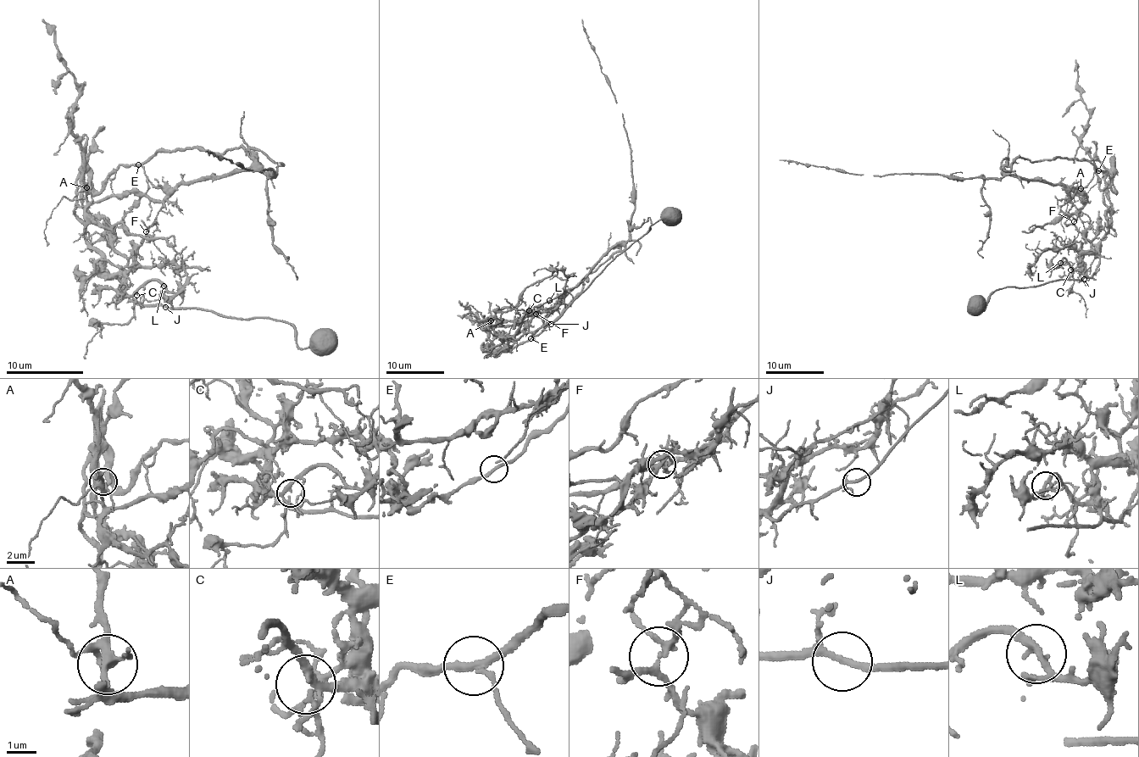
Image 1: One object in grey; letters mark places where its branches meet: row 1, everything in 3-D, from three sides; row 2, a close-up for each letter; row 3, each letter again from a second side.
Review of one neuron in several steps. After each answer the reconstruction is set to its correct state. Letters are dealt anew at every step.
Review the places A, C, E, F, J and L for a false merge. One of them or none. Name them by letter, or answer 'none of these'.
F

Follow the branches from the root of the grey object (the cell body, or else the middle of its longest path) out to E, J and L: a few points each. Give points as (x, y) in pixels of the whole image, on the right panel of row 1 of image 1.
E: (973, 305), (984, 309), (1003, 287), (1095, 271), (1100, 258), (1073, 223), (1070, 194), (1098, 170)
J: (973, 305), (984, 309), (987, 297), (994, 290), (1003, 287), (1036, 287), (1058, 280), (1084, 279)
L: (973, 305), (984, 309), (1003, 287), (1089, 277), (1100, 258), (1084, 255), (1076, 269), (1060, 263)

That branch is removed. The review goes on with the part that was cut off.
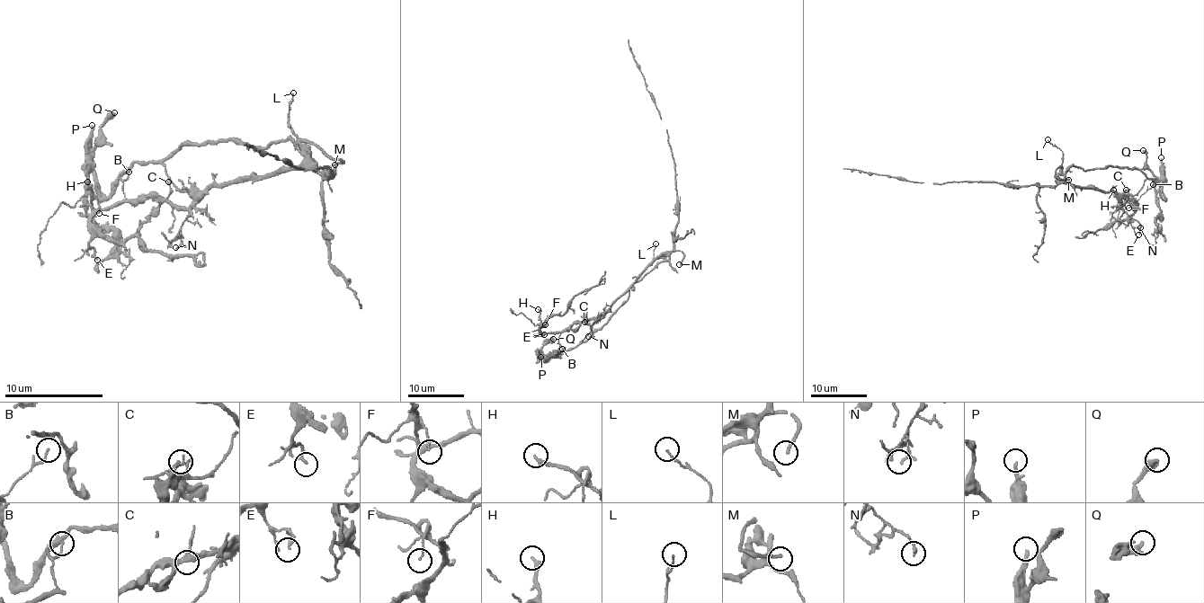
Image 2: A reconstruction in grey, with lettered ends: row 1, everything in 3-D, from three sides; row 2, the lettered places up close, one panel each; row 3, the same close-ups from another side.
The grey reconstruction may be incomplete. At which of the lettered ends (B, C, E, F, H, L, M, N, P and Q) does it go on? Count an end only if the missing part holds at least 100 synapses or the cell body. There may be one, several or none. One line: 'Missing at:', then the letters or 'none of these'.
Missing at: M

